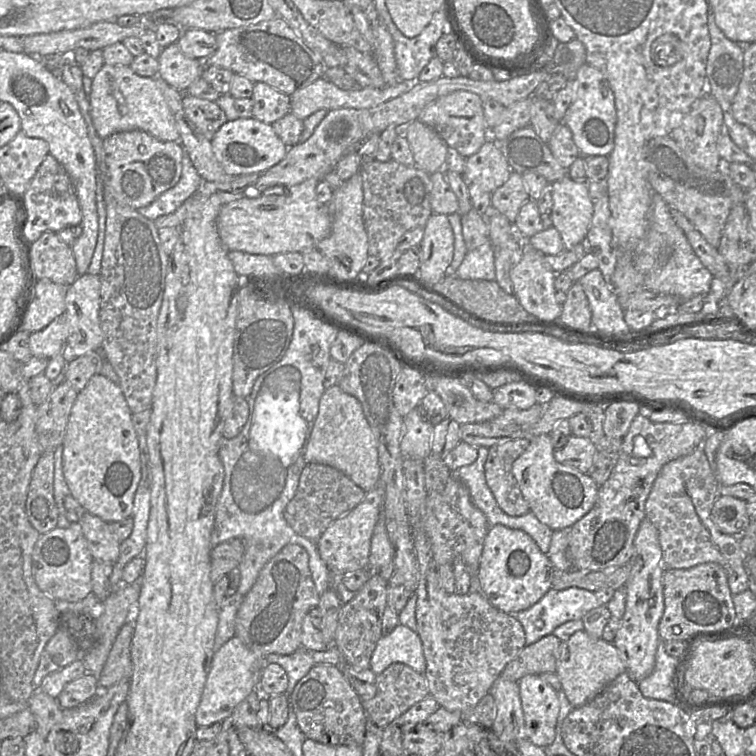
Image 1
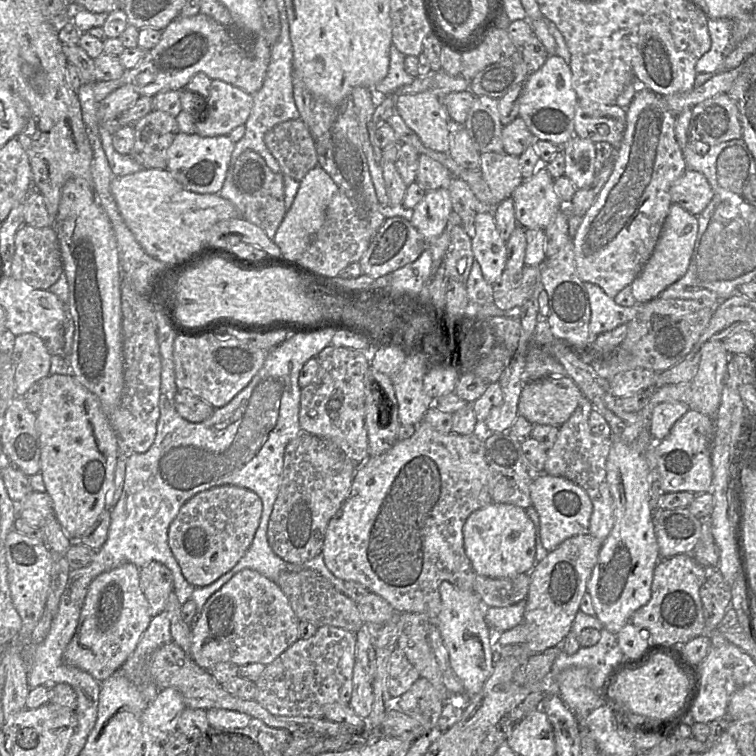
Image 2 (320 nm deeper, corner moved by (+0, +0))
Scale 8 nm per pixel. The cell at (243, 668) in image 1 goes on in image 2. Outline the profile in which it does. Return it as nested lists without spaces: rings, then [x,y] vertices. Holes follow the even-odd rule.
[[[170,687],[160,690],[142,715],[147,733],[163,744],[169,735],[177,731],[178,718],[186,707],[177,689]]]

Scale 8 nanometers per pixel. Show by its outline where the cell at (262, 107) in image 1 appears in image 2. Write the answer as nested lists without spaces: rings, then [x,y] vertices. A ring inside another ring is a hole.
[[[219,79],[211,81],[210,93],[205,101],[204,117],[196,119],[195,123],[195,133],[203,137],[228,135],[236,127],[245,124],[253,107],[253,95]]]

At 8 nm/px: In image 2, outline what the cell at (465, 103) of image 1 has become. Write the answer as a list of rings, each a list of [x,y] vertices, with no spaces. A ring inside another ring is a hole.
[[[433,91],[395,98],[396,112],[427,148],[448,153],[452,123],[441,96]]]

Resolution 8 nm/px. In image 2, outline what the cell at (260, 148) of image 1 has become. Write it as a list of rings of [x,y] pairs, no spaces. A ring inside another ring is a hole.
[[[179,132],[167,151],[167,167],[186,190],[199,194],[218,194],[226,179],[235,143],[227,136],[203,137]]]

